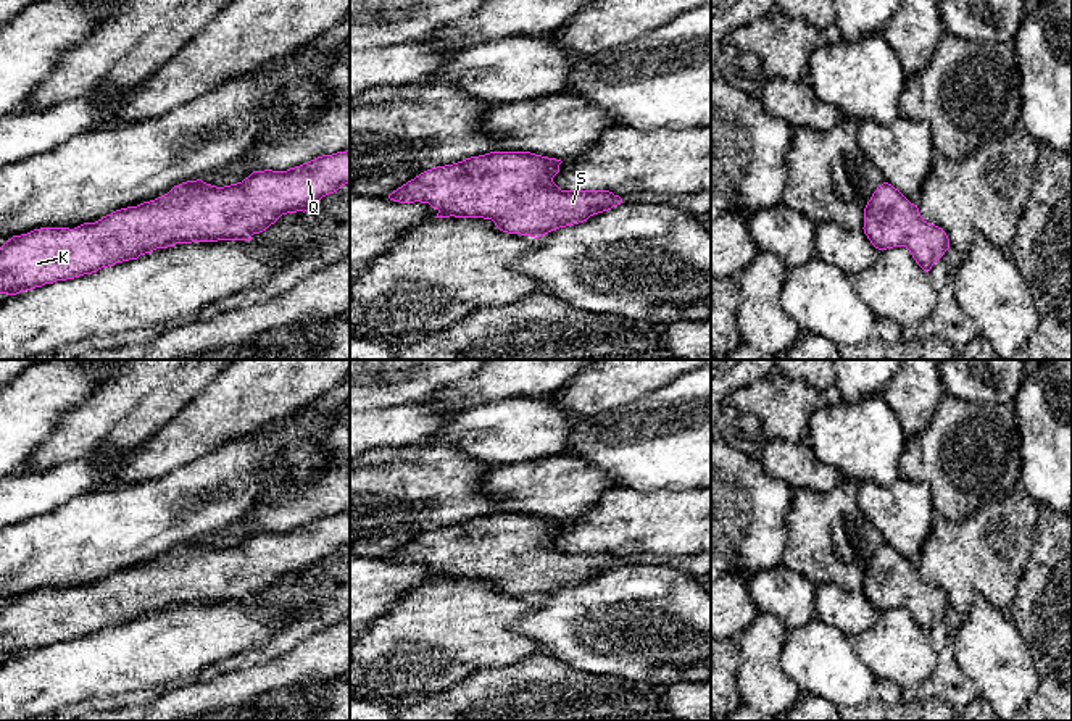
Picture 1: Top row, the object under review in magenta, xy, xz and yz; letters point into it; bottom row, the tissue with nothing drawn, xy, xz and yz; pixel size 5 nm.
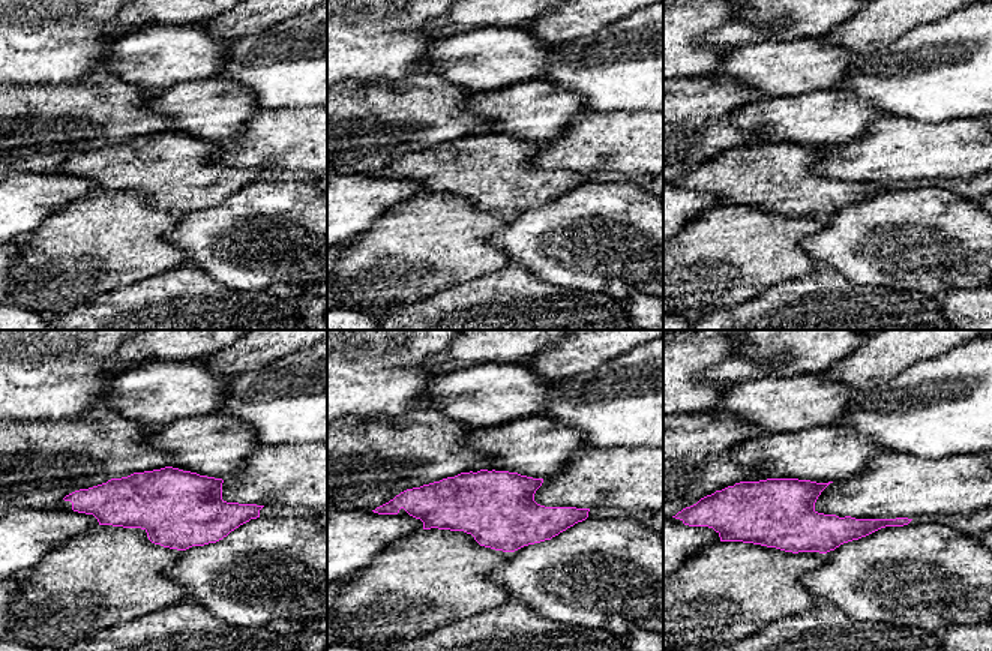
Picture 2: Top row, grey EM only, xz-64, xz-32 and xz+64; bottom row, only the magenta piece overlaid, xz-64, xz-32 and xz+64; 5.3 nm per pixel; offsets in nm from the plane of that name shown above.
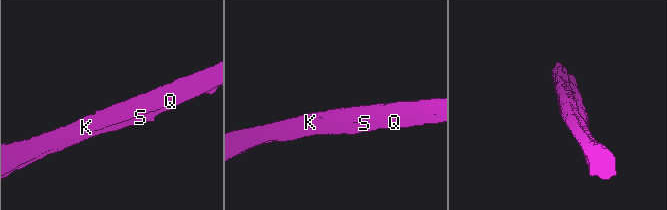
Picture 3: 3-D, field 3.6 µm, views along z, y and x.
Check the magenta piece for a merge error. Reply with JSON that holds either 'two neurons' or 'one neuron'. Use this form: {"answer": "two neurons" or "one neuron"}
{"answer": "one neuron"}

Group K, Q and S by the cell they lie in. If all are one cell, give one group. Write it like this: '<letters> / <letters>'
K Q S

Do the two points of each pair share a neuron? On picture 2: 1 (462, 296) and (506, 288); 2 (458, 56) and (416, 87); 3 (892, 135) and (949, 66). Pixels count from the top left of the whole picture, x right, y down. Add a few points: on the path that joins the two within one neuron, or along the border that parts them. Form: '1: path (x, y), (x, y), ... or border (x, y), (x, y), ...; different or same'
1: path (473, 296), (496, 296); same
2: border (420, 72), (435, 72), (458, 86), (467, 87); different
3: border (884, 116), (905, 116), (941, 123); different

